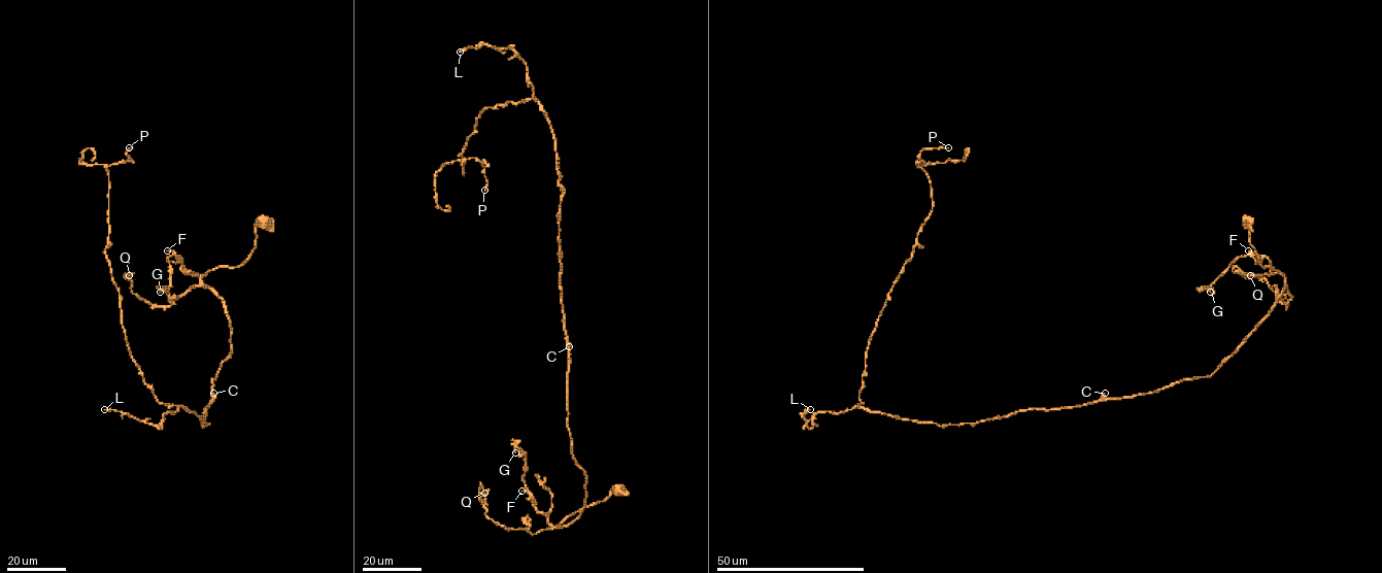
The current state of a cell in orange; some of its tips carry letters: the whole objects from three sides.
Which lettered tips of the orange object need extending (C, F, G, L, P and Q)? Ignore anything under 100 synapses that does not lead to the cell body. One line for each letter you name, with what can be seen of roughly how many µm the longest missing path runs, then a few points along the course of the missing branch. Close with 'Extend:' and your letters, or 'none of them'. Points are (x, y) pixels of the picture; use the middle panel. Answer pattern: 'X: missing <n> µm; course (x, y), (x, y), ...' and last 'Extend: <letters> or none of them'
L: missing 70 µm
Extend: L

